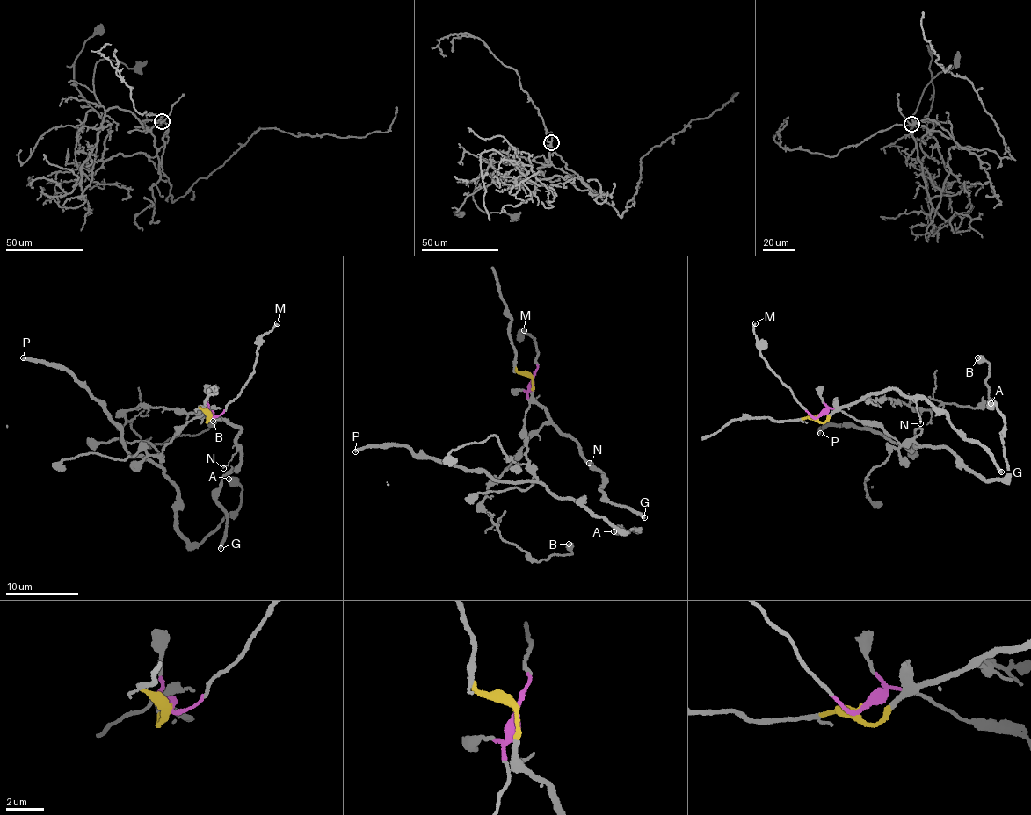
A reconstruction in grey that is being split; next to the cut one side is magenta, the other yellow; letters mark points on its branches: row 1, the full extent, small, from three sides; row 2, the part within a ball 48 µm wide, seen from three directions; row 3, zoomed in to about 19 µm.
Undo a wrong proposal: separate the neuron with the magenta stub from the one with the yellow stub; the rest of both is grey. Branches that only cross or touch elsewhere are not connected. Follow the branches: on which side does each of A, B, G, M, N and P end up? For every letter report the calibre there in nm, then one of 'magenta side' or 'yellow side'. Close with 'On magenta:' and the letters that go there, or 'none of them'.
A: calibre 700 nm; magenta side
B: calibre 650 nm; yellow side
G: calibre 280 nm; yellow side
M: calibre 150 nm; magenta side
N: calibre 100 nm; yellow side
P: calibre 320 nm; magenta side
On magenta: A, M, P

